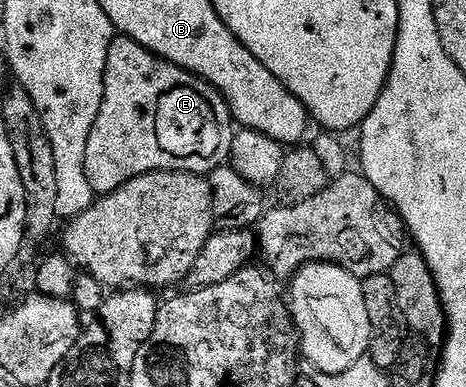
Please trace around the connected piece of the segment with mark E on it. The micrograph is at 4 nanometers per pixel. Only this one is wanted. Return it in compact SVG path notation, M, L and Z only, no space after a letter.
M116 36L113 37L110 52L106 56L102 108L98 112L98 120L94 120L94 128L90 128L90 141L86 144L86 180L90 180L93 195L103 196L122 188L122 184L126 184L138 176L153 174L155 170L180 170L184 174L207 176L231 159L233 133L234 119L228 110L228 105L224 102L223 96L209 82L204 82L197 74L191 74L189 70L184 70L164 58L159 58L157 54L151 54L142 44L135 42L133 38Z

